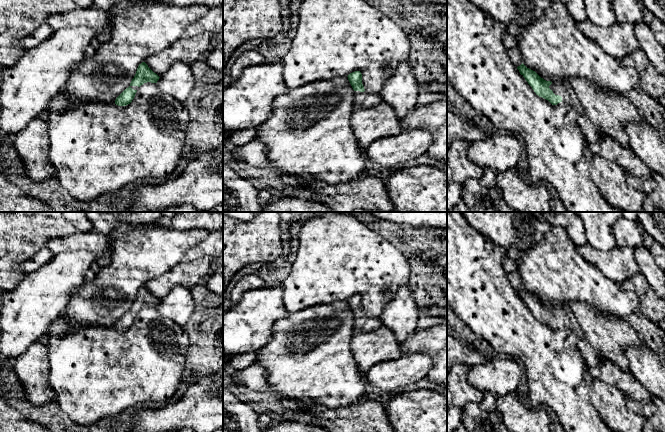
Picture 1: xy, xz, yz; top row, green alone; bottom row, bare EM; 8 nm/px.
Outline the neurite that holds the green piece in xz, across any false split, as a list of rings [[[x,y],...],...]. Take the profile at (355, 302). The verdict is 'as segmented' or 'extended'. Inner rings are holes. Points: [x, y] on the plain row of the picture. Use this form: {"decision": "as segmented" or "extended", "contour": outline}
{"decision": "extended", "contour": [[[360,295],[352,296],[347,301],[354,314],[354,335],[370,332],[381,325],[377,318],[371,320],[365,316],[362,308],[362,298]]]}

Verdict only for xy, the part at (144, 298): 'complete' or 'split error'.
split error

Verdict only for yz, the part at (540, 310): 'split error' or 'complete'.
split error

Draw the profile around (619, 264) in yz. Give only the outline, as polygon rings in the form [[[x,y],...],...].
[[[586,244],[576,245],[576,251],[618,285],[640,273],[633,247],[617,246],[610,250],[597,250]]]

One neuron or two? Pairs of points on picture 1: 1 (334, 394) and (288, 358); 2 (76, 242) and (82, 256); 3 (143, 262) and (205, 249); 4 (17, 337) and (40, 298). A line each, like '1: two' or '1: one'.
1: one
2: two
3: two
4: one

